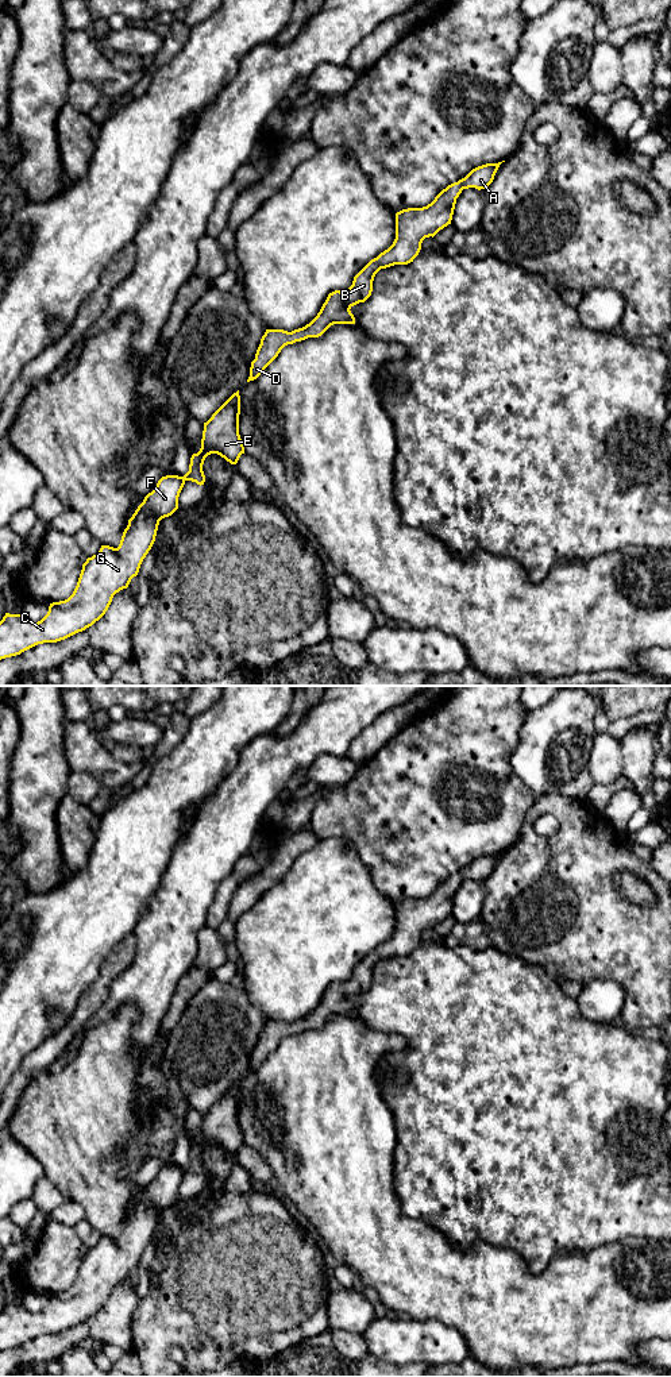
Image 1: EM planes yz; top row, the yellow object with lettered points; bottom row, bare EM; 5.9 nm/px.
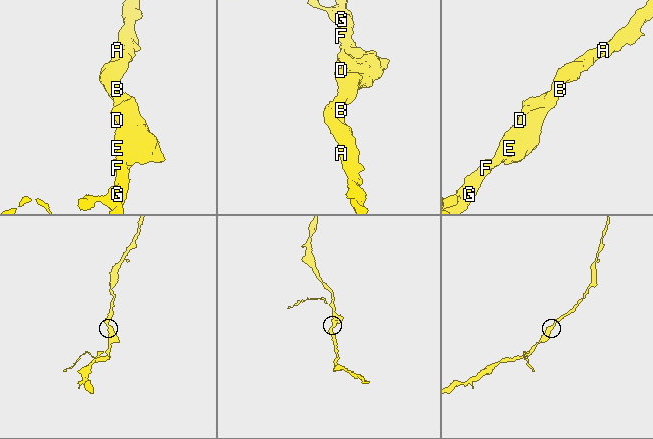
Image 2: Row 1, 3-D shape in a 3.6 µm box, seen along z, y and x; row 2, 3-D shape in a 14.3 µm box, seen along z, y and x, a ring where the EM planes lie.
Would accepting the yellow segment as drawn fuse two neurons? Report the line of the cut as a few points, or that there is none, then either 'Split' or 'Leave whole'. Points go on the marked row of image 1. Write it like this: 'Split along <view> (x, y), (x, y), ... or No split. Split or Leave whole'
No split. Leave whole

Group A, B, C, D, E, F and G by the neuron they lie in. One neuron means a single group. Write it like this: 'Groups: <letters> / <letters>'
Groups: A B C D E F G

